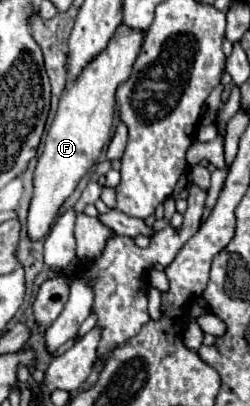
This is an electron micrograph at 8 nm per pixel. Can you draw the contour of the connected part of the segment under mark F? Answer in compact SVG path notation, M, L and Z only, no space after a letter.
M120 26L110 40L108 48L98 54L78 76L74 84L70 84L62 98L56 112L56 118L46 134L44 152L38 158L34 168L34 192L28 208L28 226L26 234L30 240L44 240L50 232L58 210L66 202L66 198L76 190L82 176L96 164L102 148L110 140L112 116L114 116L114 94L116 88L128 80L132 64L140 52L144 40L144 32L134 32L126 26Z

